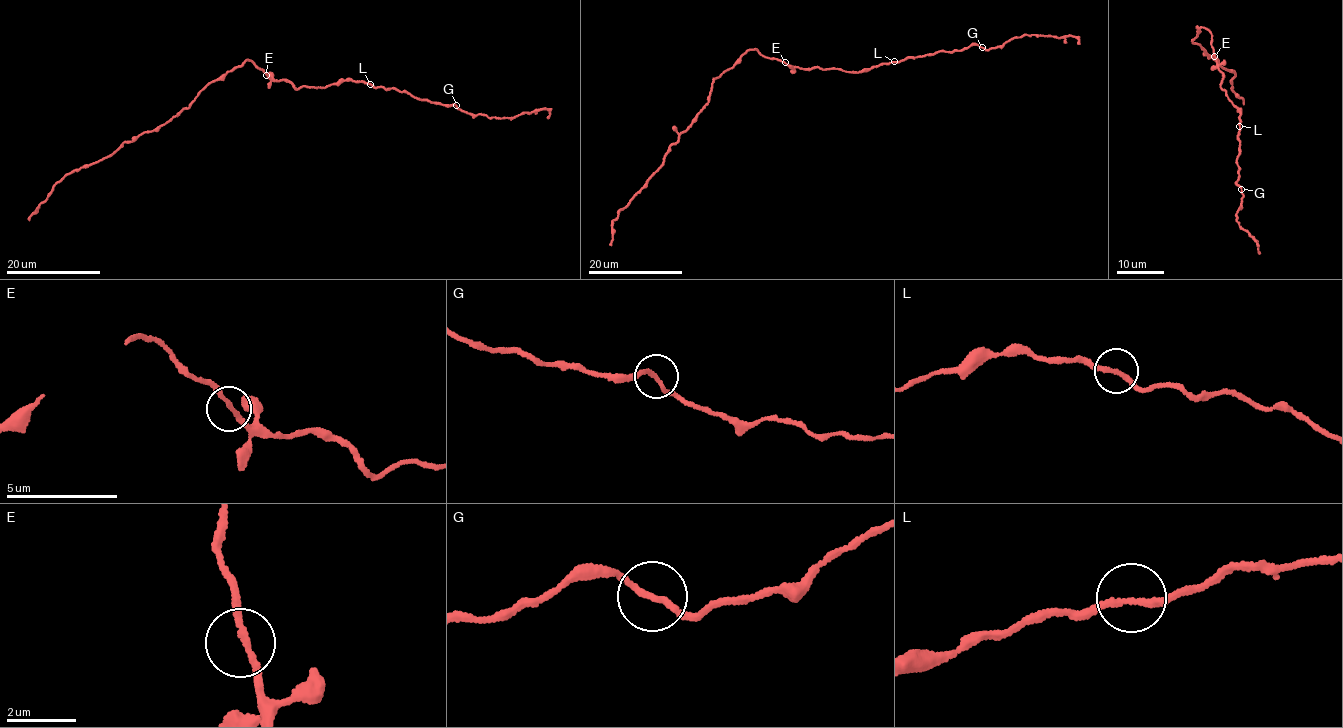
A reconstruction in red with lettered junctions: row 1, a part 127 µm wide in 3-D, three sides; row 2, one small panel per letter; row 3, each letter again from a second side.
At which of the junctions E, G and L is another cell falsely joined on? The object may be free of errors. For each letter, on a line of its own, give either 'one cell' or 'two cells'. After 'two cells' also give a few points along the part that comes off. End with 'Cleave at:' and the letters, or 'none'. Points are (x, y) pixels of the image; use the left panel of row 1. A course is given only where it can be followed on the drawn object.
E: one cell
G: two cells; foreign part runs (456, 105), (474, 115), (501, 118), (545, 109), (550, 114), (547, 117)
L: one cell
Cleave at: G

